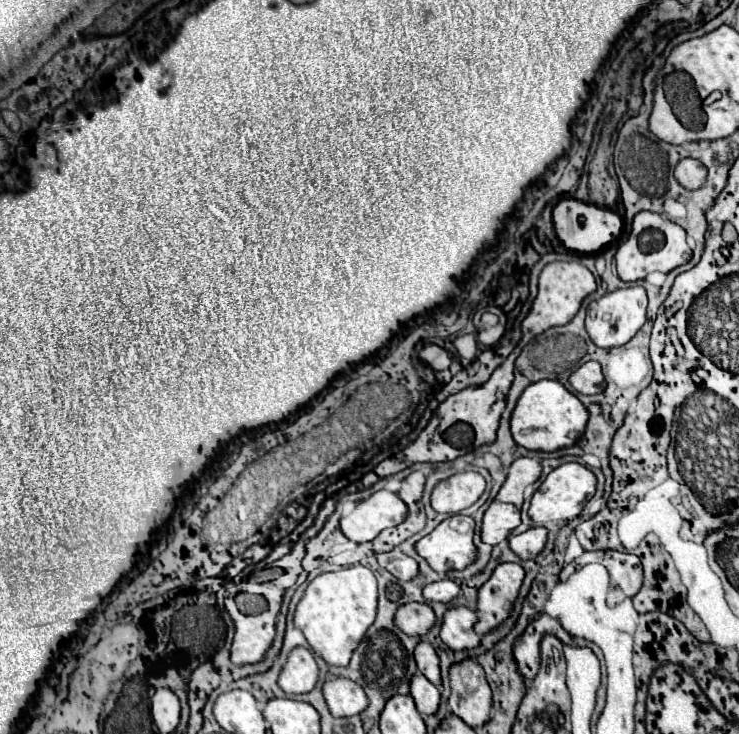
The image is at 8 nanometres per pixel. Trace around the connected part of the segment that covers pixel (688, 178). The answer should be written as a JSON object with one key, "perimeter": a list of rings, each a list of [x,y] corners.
{"perimeter":[[[681,159],[675,167],[675,179],[685,187],[685,189],[699,189],[705,183],[707,169],[701,161],[697,159]]]}

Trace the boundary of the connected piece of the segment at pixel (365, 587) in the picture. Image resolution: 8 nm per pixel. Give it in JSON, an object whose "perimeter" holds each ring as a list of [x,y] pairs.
{"perimeter":[[[363,565],[317,575],[305,589],[295,609],[295,627],[303,631],[311,649],[325,657],[329,665],[347,665],[357,641],[373,623],[377,611],[377,581],[371,569]]]}

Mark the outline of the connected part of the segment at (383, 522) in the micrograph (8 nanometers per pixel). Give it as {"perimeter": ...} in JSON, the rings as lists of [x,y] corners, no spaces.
{"perimeter":[[[381,489],[381,491],[375,491],[371,497],[363,499],[363,501],[357,501],[355,509],[347,517],[341,517],[339,525],[341,525],[341,531],[347,539],[351,539],[355,543],[365,543],[365,541],[375,539],[383,529],[399,525],[405,519],[405,513],[407,513],[405,503],[395,493]]]}

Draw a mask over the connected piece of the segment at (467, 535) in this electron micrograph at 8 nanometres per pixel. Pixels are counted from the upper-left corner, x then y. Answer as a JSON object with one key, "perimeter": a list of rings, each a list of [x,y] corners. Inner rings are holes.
{"perimeter":[[[451,515],[443,519],[429,535],[415,543],[415,551],[437,573],[449,569],[463,569],[475,561],[477,549],[473,545],[475,521],[467,515]]]}

